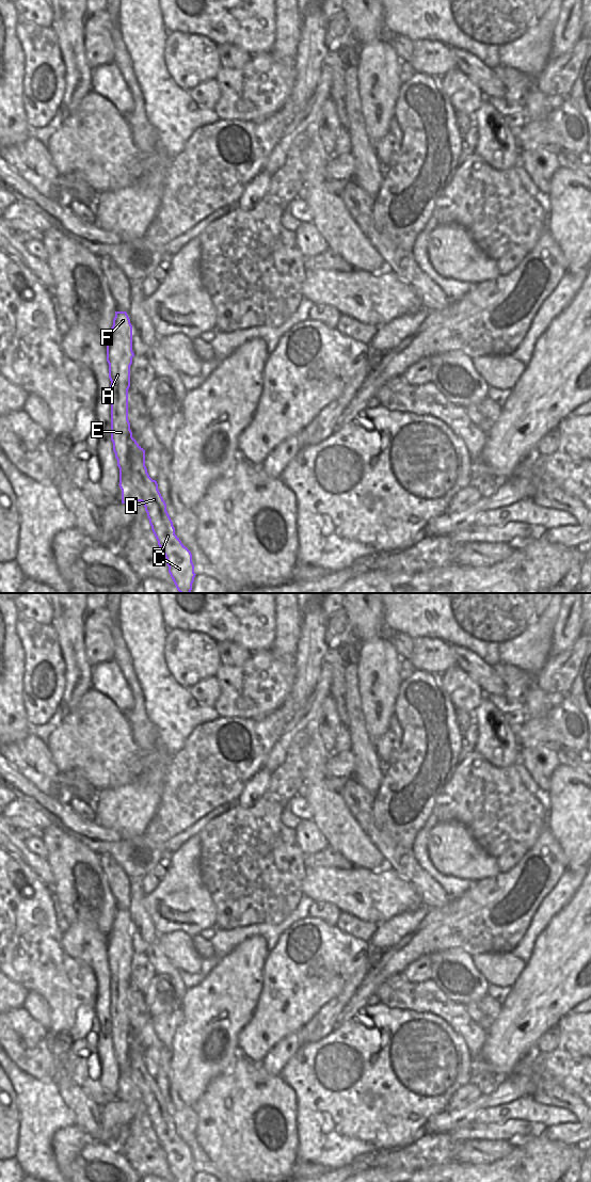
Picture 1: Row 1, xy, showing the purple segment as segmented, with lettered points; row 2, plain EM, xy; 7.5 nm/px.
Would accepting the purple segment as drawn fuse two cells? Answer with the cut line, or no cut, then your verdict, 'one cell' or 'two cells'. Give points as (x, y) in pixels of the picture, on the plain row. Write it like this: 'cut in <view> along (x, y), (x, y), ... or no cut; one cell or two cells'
cut in xy along (132, 1035), (129, 1057), (130, 1075); two cells

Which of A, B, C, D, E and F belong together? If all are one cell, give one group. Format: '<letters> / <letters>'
A E F / B C D

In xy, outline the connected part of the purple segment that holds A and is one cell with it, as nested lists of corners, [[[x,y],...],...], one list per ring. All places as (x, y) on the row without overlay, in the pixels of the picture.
[[[115,909],[111,929],[107,935],[107,959],[111,983],[111,1038],[117,1057],[119,1073],[132,1074],[130,1047],[132,1029],[128,1007],[124,1006],[124,989],[130,985],[132,961],[132,923],[126,909]]]

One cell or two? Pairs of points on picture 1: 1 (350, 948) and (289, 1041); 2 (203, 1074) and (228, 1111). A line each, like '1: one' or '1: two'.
1: two
2: two

